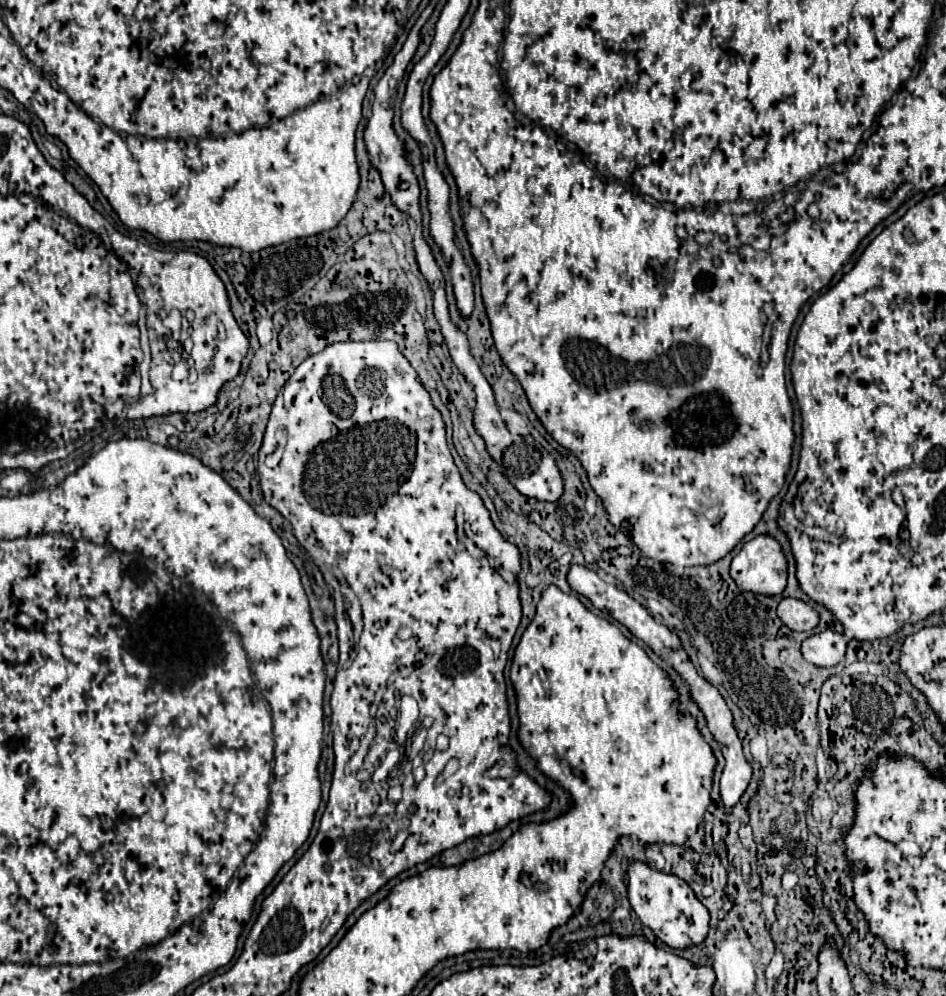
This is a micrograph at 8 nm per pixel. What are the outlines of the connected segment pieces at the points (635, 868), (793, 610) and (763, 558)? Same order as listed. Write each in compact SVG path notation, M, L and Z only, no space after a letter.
M632 863L628 869L628 899L642 925L650 927L652 933L672 949L700 945L708 935L708 909L696 899L688 883L676 875L650 869L646 863Z
M786 597L780 601L778 617L792 631L812 631L820 623L820 615L814 607L792 597Z
M758 535L752 541L748 541L740 549L740 553L732 559L730 575L736 581L736 585L744 591L752 591L760 595L778 595L786 587L786 577L788 577L786 569L788 569L788 561L780 543L770 535Z

